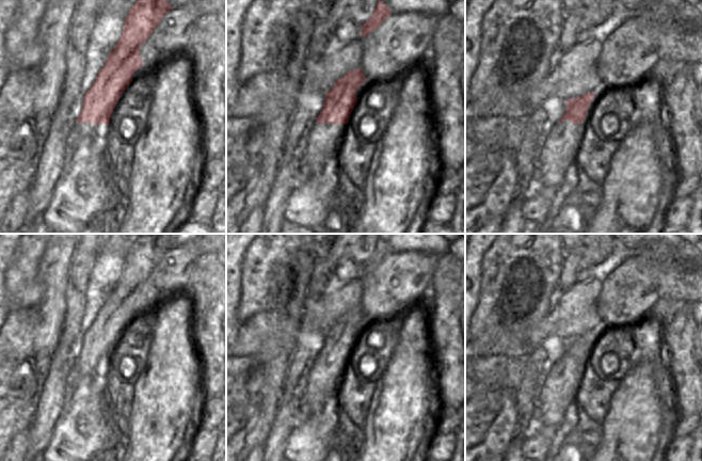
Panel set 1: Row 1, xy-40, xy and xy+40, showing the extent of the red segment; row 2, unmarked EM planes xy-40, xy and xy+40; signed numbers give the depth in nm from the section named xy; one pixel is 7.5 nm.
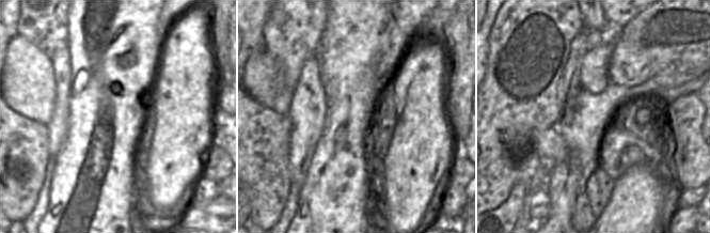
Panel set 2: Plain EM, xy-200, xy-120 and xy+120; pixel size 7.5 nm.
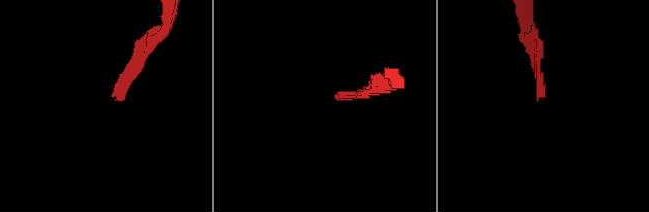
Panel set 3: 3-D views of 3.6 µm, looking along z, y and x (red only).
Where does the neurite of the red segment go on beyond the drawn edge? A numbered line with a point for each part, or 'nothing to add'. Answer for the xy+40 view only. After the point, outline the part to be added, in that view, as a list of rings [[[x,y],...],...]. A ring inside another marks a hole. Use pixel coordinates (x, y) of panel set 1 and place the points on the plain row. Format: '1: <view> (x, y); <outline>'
1: xy+40 (560, 387); [[[585,356],[583,363],[557,361],[545,376],[537,402],[537,416],[545,427],[557,427],[564,419],[567,409],[576,400],[589,360]]]

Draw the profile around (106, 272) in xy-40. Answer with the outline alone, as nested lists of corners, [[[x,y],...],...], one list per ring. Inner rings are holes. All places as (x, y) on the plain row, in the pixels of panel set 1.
[[[100,252],[89,276],[89,290],[105,290],[110,292],[123,272],[125,256],[117,252]]]

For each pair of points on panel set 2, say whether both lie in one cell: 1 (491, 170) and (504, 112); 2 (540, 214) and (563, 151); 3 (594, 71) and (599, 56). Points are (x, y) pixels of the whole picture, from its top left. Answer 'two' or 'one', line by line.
1: one
2: two
3: one

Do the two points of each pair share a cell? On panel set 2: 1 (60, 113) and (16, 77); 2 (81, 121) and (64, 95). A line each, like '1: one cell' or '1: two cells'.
1: two cells
2: two cells

